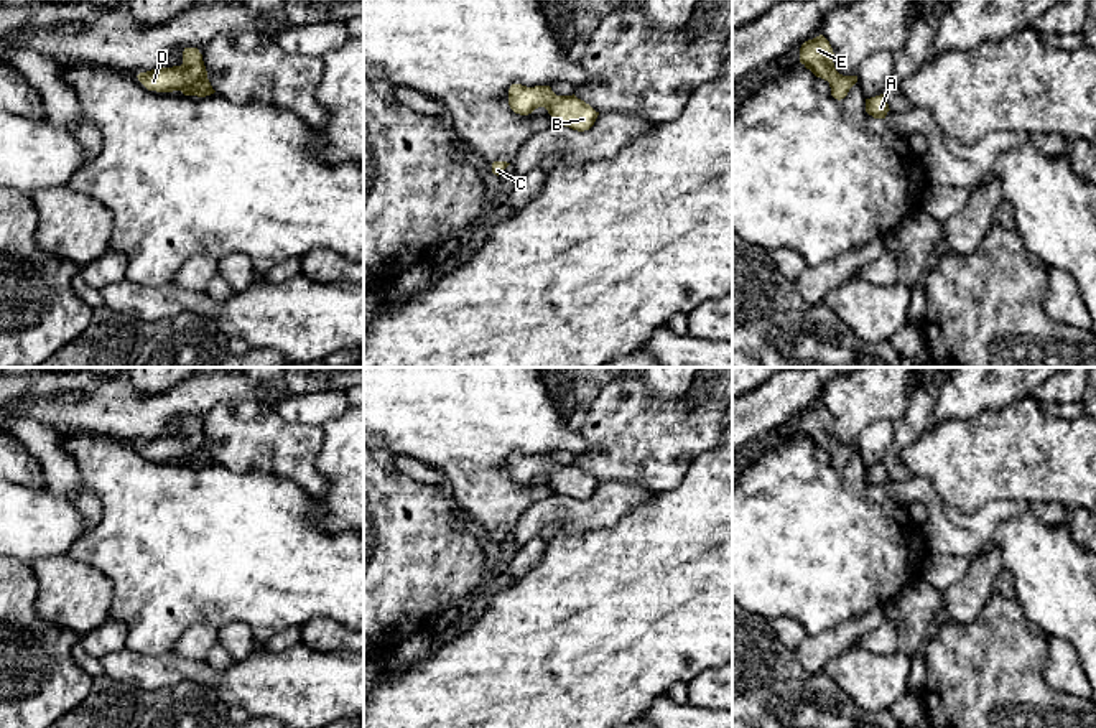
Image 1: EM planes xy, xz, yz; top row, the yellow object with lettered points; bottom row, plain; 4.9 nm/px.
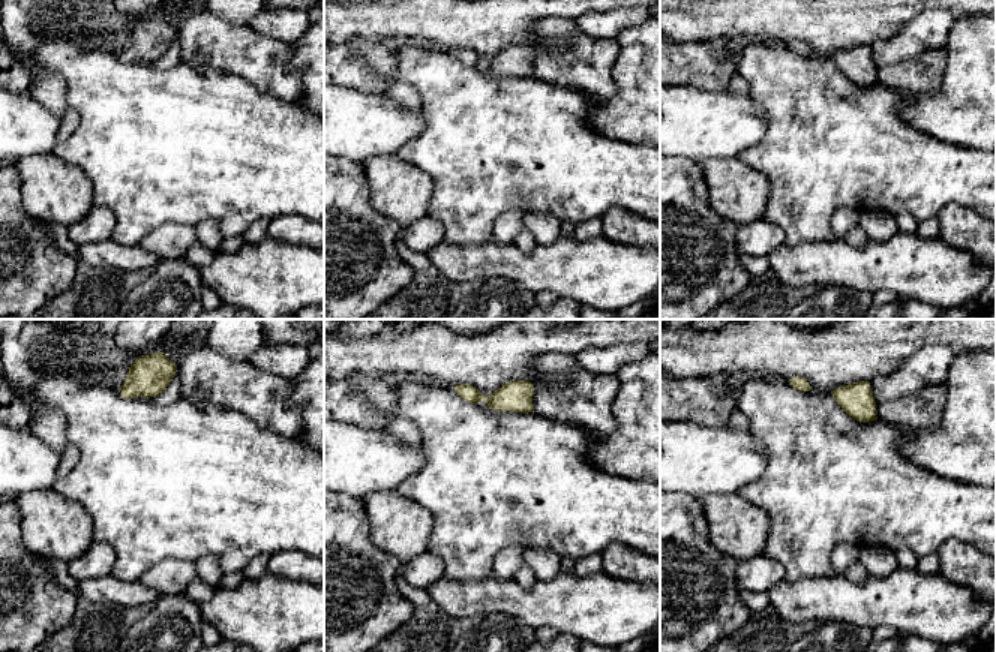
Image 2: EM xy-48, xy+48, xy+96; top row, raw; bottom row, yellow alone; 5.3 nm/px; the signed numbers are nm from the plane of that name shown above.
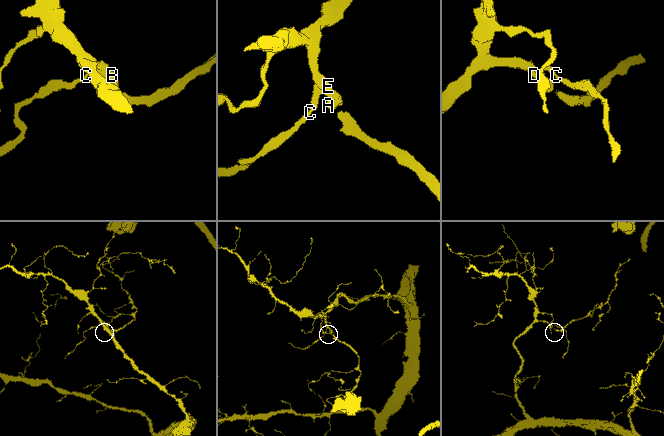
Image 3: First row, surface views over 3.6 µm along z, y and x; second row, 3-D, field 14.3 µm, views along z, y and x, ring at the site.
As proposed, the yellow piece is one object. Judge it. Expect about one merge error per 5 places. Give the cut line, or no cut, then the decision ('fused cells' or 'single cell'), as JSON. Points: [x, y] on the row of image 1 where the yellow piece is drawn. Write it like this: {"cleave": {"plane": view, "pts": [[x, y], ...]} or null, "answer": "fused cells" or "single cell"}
{"cleave": null, "answer": "single cell"}

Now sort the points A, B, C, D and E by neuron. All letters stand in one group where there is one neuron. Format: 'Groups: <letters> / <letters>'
Groups: A B C D E

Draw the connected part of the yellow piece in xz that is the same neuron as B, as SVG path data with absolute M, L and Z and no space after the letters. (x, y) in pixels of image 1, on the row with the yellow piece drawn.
M512 84L509 89L509 105L515 114L528 115L538 107L545 107L555 124L578 132L589 130L599 112L589 104L573 96L556 96L550 86L527 87Z

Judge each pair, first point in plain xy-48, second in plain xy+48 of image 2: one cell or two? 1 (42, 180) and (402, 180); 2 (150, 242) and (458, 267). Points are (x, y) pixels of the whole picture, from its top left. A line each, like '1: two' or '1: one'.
1: one
2: two

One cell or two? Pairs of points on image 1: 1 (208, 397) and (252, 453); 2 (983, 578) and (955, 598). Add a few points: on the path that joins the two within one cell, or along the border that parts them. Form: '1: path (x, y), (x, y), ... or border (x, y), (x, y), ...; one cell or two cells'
1: border (254, 399), (222, 401), (201, 422); two cells
2: path (976, 585), (961, 598); one cell

